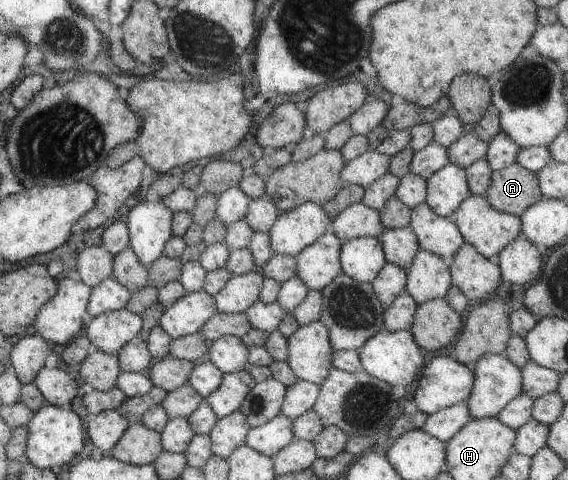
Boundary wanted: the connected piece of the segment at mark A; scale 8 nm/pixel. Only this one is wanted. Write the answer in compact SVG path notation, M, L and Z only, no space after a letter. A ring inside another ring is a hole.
M512 162L505 168L492 171L490 184L483 195L491 208L515 216L520 216L526 208L535 204L542 197L537 186L535 173L526 171L516 162Z

